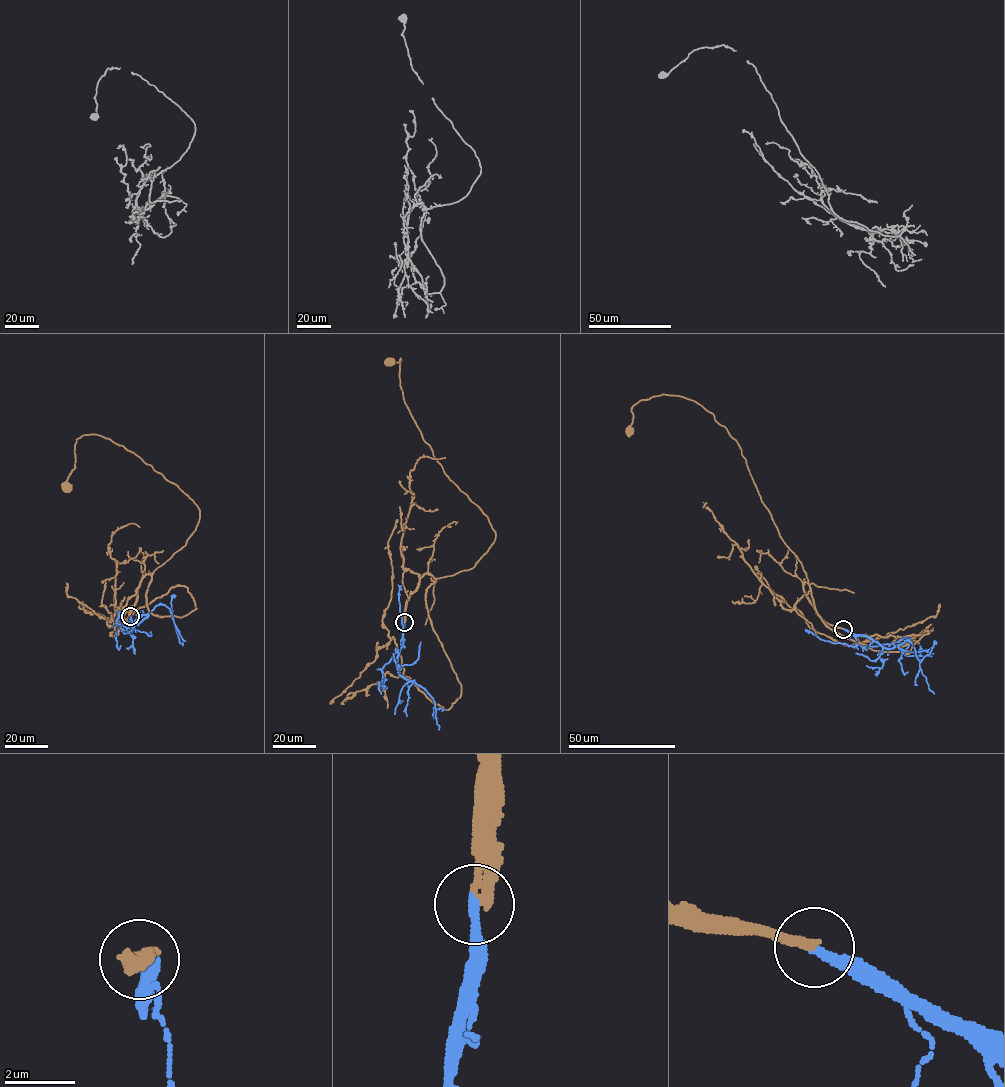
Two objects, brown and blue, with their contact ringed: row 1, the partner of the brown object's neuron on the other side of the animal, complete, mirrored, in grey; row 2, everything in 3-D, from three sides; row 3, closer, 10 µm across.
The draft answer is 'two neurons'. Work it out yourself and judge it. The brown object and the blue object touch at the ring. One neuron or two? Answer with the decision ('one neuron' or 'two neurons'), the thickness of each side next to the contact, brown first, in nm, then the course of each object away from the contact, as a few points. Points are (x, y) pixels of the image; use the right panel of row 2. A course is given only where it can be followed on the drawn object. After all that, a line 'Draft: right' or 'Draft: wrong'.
one neuron | 280/280 nm | brown via (843, 629), (815, 612), (801, 562), (711, 413), (679, 396), (651, 397), (632, 408), (628, 431) | blue via (843, 629), (867, 636), (887, 648), (910, 641), (928, 688), (934, 693)
Draft: wrong

